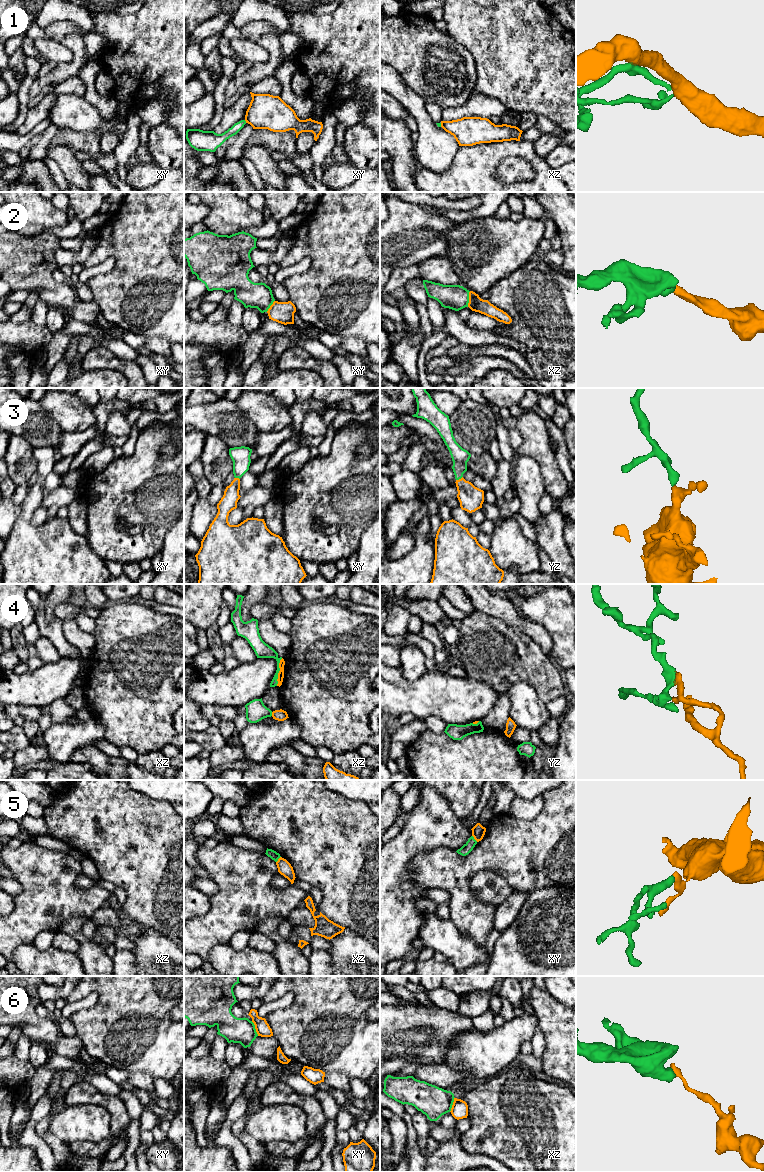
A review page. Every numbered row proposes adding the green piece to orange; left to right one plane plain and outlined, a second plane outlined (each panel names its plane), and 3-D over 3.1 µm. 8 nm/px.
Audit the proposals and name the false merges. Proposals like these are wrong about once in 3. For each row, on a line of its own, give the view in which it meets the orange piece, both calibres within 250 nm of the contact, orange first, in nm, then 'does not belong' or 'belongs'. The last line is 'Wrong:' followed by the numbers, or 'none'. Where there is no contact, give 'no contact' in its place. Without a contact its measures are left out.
1: meets orange in xy; 280 nm thick on the orange side, 80 nm on the other; does not belong
2: meets orange in xz; 120 nm thick on the orange side, 200 nm on the other; belongs
3: meets orange in yz; 200 nm thick on the orange side, 140 nm on the other; belongs
4: meets orange in xz; 50 nm thick on the orange side, 130 nm on the other; does not belong
5: meets orange in xy; 110 nm thick on the orange side, 80 nm on the other; does not belong
6: meets orange in xy; 120 nm thick on the orange side, 200 nm on the other; does not belong
Wrong: 1, 4, 5, 6

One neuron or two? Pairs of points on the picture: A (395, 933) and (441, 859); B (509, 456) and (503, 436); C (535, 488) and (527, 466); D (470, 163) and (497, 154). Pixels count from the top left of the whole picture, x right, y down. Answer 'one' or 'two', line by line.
A: two
B: one
C: one
D: one

